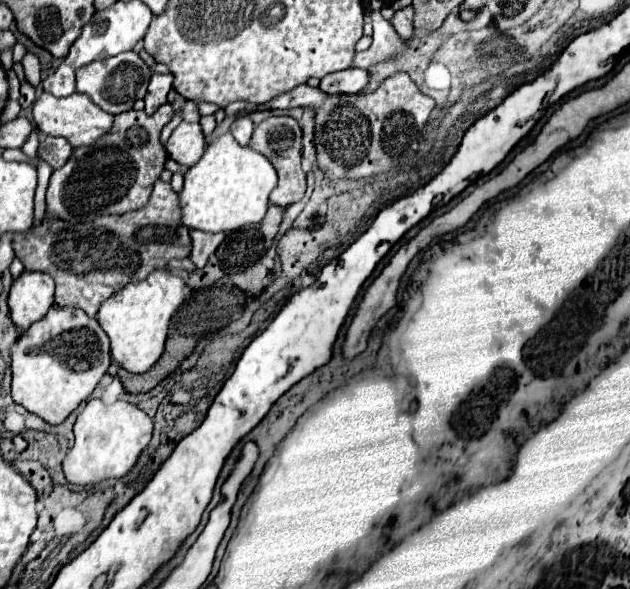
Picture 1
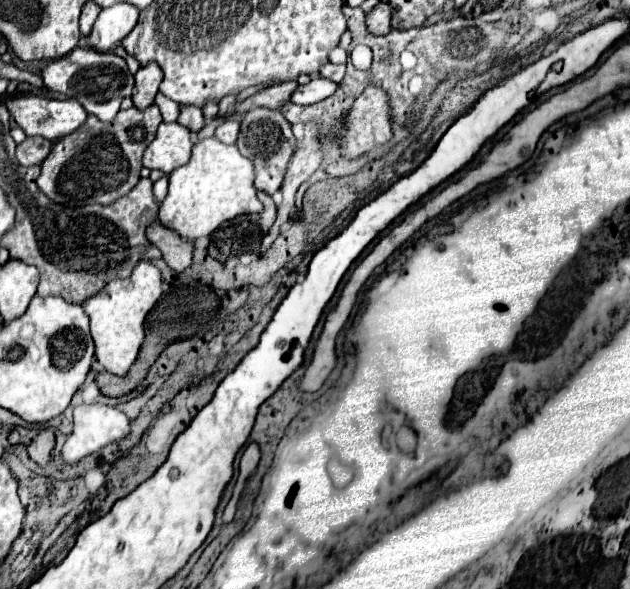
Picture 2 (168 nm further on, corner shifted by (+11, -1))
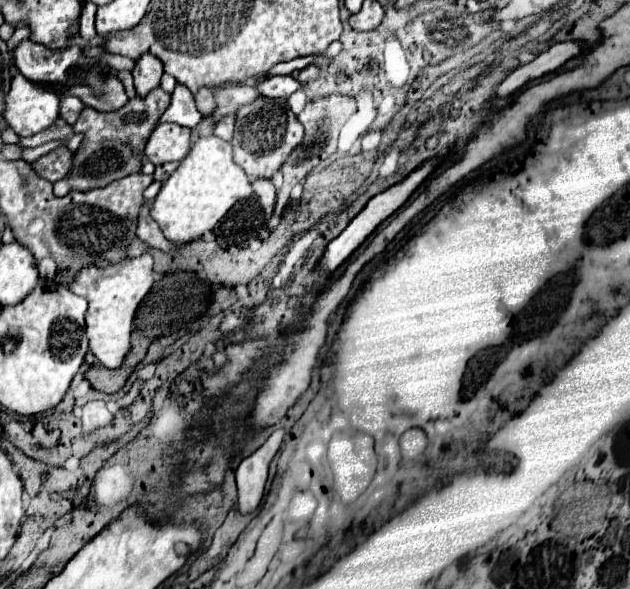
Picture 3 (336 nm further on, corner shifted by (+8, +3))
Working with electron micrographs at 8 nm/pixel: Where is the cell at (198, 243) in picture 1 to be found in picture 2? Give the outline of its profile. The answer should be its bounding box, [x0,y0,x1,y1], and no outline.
[148,224,194,272]

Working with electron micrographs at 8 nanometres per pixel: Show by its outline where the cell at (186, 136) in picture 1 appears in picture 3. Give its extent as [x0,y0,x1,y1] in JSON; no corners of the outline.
[145,122,191,166]

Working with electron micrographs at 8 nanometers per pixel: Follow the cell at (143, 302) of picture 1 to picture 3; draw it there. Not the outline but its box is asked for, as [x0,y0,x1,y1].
[67,254,153,368]

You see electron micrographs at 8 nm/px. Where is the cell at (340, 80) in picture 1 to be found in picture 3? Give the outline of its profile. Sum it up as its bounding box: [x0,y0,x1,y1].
[257,76,299,98]

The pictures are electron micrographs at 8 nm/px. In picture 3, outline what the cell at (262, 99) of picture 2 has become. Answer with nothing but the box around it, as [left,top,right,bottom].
[209,84,259,124]

